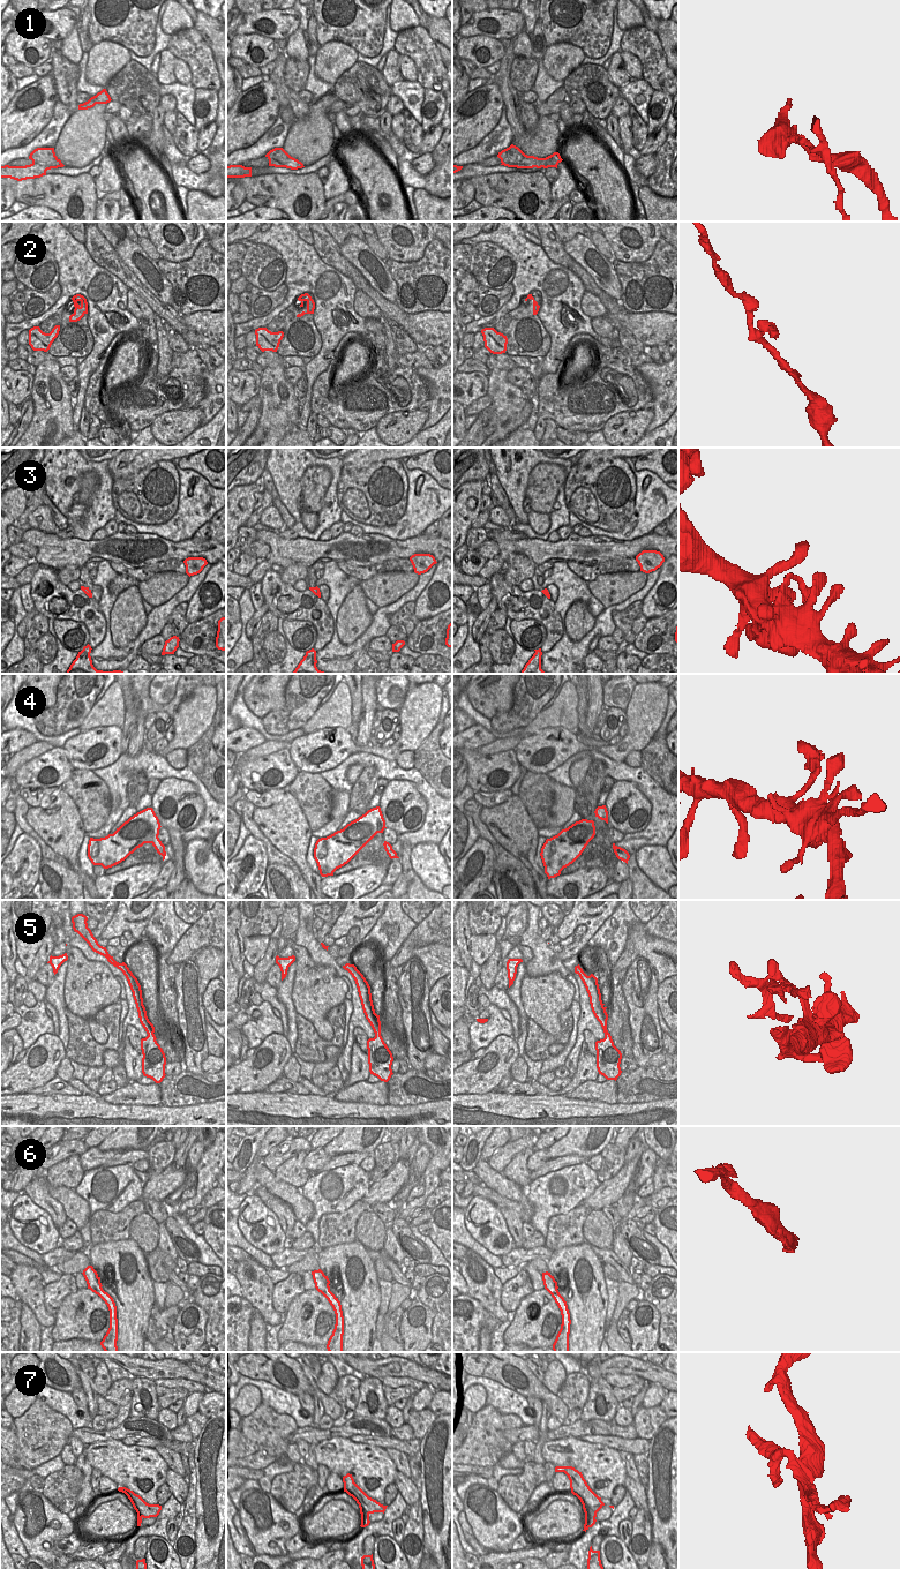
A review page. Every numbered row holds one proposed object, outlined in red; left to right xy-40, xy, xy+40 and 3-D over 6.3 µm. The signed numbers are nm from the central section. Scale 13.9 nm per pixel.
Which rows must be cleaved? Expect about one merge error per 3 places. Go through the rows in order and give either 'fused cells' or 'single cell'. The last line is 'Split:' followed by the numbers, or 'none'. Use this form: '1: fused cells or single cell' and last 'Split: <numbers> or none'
1: fused cells
2: fused cells
3: fused cells
4: single cell
5: fused cells
6: single cell
7: fused cells
Split: 1, 2, 3, 5, 7

